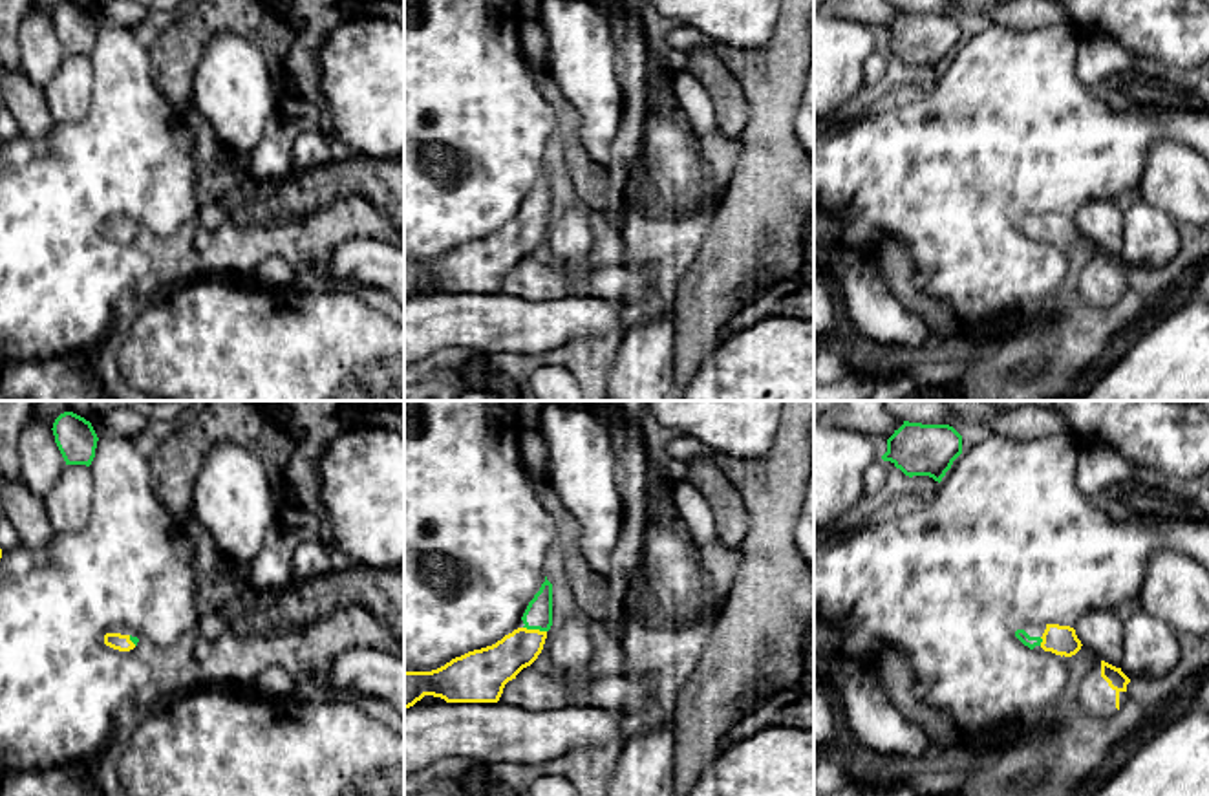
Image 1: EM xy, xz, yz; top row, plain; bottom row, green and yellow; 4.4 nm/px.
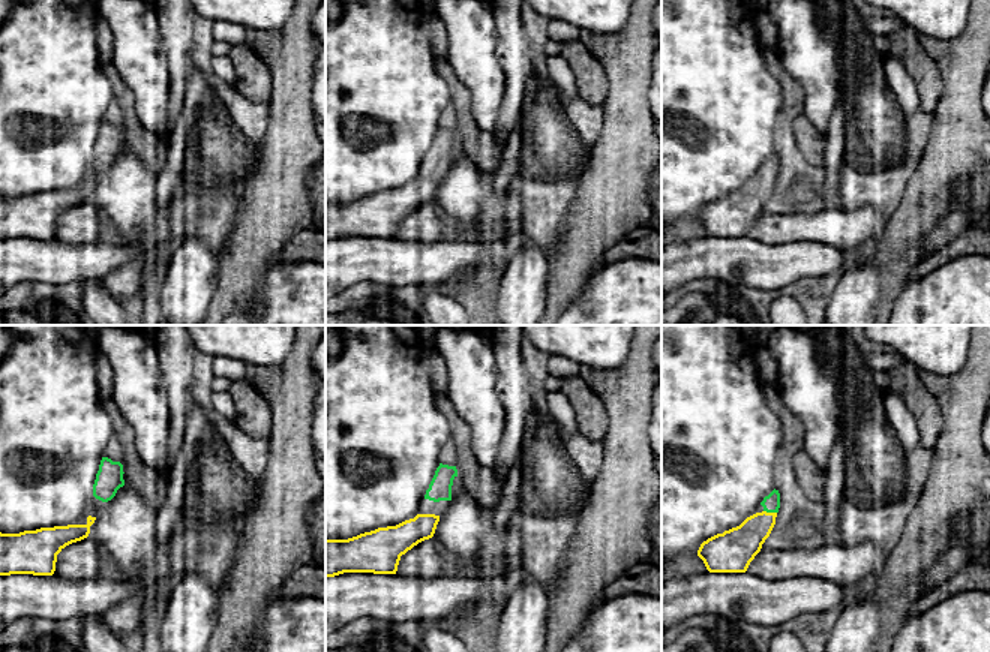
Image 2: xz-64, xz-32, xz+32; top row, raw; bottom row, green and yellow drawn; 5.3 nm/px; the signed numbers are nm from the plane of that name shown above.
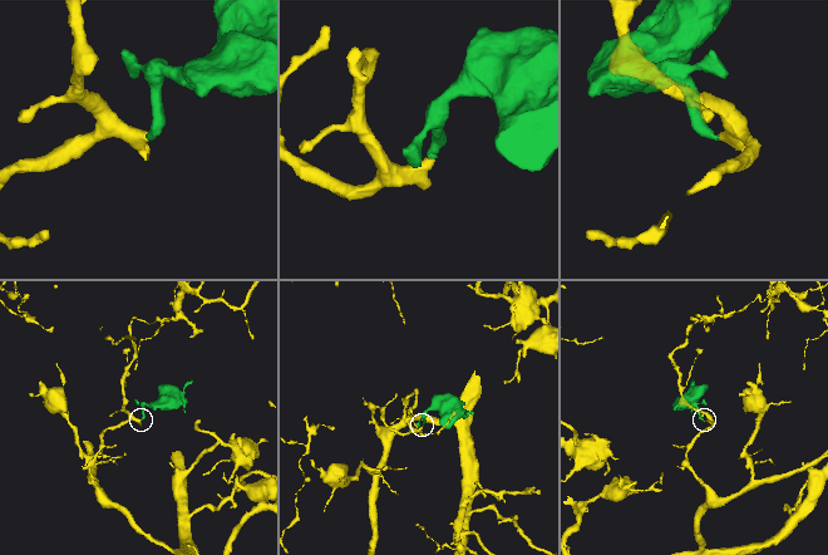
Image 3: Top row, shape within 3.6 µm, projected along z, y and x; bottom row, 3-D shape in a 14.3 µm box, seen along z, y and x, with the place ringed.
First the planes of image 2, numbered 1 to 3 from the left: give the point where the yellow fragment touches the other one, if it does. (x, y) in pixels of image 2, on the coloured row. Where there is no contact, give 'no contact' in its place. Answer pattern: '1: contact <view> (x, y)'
1: no contact
2: no contact
3: contact xz+32 (770, 511)

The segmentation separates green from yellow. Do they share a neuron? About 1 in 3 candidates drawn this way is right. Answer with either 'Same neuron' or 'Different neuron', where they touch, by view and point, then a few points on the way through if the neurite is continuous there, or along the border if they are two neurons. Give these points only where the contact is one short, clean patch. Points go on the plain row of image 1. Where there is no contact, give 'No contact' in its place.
Same neuron. Touches green at xz (534, 218)

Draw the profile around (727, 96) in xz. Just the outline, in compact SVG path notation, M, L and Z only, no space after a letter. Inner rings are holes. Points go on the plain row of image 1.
M713 44L693 48L686 55L684 73L695 77L706 90L717 124L735 134L741 132L750 115L743 84L717 57Z

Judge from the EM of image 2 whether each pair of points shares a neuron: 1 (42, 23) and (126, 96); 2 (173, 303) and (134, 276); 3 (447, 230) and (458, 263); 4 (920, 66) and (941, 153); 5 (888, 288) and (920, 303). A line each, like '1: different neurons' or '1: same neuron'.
1: different neurons
2: different neurons
3: different neurons
4: different neurons
5: different neurons

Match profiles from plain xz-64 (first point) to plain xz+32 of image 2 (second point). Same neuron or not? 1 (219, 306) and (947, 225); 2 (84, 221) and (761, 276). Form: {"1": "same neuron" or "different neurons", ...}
{"1": "different neurons", "2": "different neurons"}

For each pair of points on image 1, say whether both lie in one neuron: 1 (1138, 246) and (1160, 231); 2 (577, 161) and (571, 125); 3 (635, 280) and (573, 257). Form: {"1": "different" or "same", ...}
{"1": "same", "2": "same", "3": "different"}

